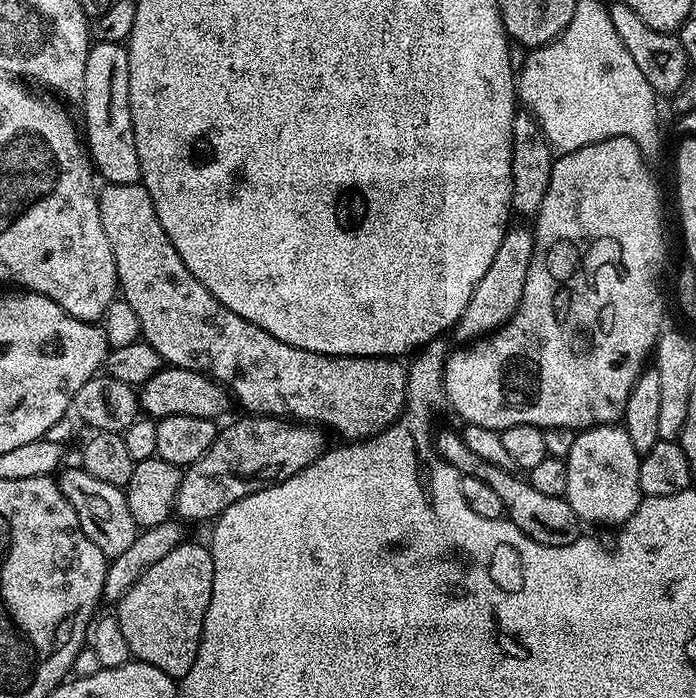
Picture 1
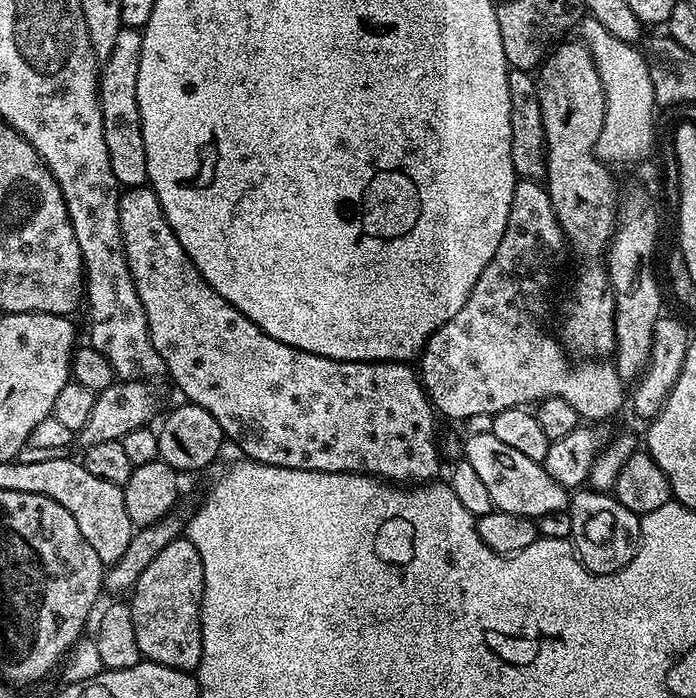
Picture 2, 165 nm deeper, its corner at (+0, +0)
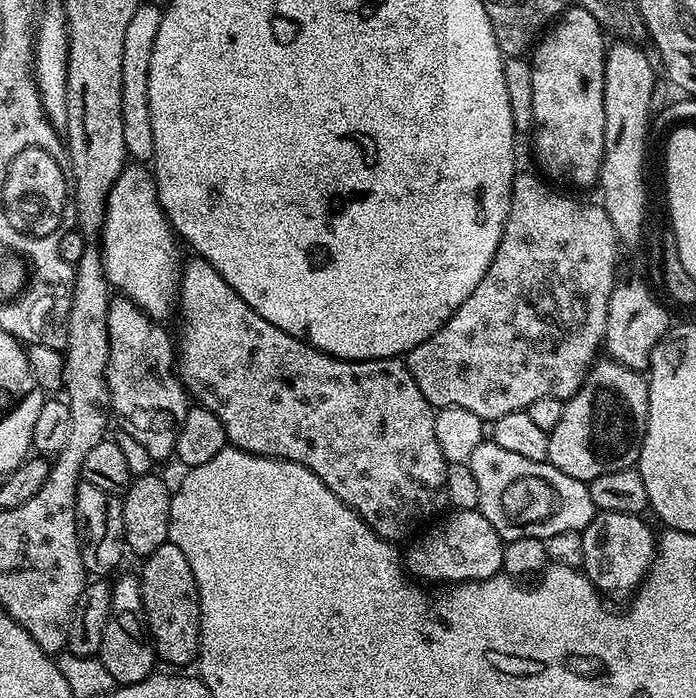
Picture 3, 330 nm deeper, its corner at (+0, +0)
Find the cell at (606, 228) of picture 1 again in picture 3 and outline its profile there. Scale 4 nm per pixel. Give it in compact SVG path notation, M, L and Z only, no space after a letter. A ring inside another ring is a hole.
M569 6L561 14L559 20L555 21L545 31L542 39L535 45L530 60L533 72L533 125L534 135L536 134L536 156L540 164L552 176L560 180L569 180L580 188L588 188L597 183L600 179L600 163L604 157L604 53L606 51L606 36L602 31L598 18L590 14L590 10L579 6Z

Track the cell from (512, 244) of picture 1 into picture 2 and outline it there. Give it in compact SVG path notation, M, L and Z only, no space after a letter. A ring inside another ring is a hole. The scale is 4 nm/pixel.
M517 179L506 230L502 242L498 242L498 250L494 250L494 258L490 258L486 270L478 274L478 282L474 282L466 306L462 306L446 326L429 336L418 357L420 383L441 417L449 416L452 420L472 420L475 416L491 418L507 408L532 406L551 396L566 398L584 422L608 420L623 404L625 407L626 384L616 372L615 363L600 358L573 362L564 351L563 343L553 333L552 337L544 325L548 316L548 295L564 264L564 252L566 256L564 231L554 214L547 187L535 180Z

